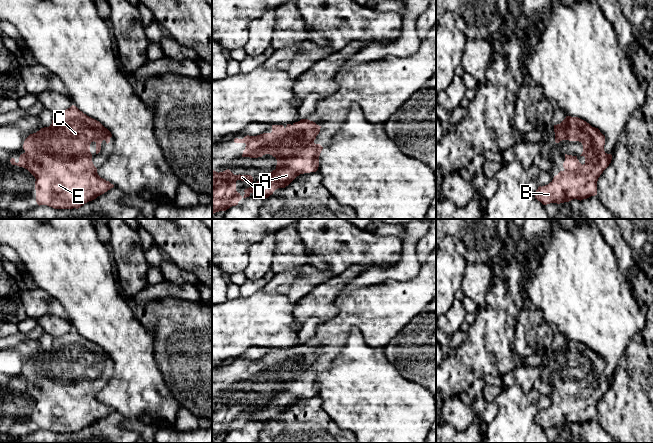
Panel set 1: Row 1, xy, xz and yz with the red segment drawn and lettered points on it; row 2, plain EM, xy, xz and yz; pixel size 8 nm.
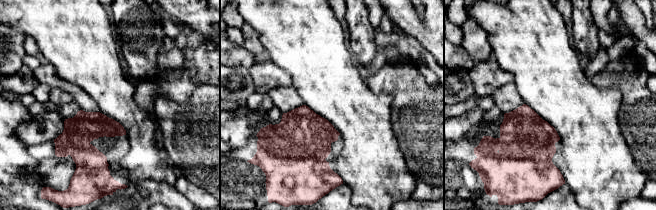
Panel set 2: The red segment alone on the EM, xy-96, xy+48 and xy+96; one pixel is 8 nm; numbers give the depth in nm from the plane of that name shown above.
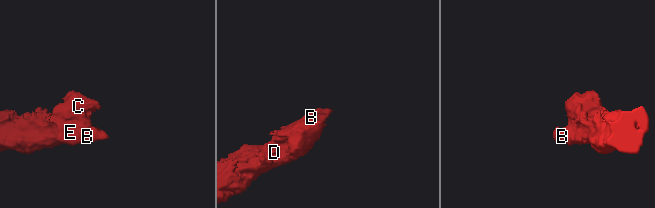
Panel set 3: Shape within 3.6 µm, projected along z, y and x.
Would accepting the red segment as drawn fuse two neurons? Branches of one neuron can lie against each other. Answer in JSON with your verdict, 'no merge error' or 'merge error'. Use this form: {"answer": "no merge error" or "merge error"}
{"answer": "no merge error"}

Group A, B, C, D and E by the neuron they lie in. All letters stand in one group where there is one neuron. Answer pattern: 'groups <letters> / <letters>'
groups A B C D E

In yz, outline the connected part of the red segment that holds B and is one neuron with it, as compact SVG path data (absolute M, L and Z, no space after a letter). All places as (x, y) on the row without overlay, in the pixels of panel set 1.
M566 340L560 348L554 349L554 356L556 367L562 364L581 366L583 376L580 380L585 381L585 387L582 389L577 380L565 378L565 394L554 400L548 409L539 410L535 422L547 429L573 423L581 425L597 419L598 402L612 384L612 379L604 375L605 360L598 352L571 340Z

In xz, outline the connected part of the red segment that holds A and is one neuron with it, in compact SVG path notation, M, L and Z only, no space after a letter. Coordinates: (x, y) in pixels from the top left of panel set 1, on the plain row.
M301 343L298 346L283 349L272 349L271 357L263 357L257 360L245 360L243 363L235 362L235 367L245 367L246 371L242 381L258 382L265 378L270 378L277 384L276 393L263 405L257 405L255 410L244 414L242 421L236 415L236 405L241 404L252 407L251 399L234 399L229 393L223 396L212 394L212 438L219 435L226 435L232 430L238 429L242 422L249 421L252 417L255 421L268 422L278 412L285 412L297 400L304 397L316 396L319 391L319 380L323 373L320 368L315 368L314 364L320 356L321 350L308 343Z

